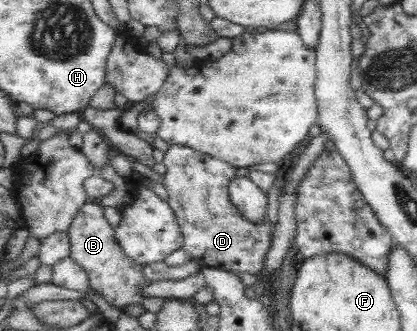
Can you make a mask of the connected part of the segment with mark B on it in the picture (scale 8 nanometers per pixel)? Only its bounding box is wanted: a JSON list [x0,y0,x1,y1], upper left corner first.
[68,200,153,312]

